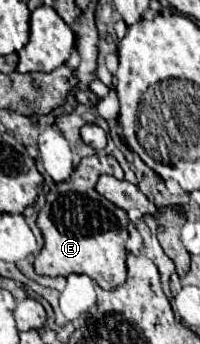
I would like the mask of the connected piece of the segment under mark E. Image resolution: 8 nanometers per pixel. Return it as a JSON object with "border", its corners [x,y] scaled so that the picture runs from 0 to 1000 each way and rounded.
{"border":[[[460,451],[400,462],[340,526],[270,538],[240,555],[230,590],[190,619],[190,660],[220,683],[220,718],[170,759],[190,799],[440,799],[540,846],[630,817],[630,701],[650,642],[620,608],[590,608],[480,555],[480,526],[510,503],[620,520],[610,491],[560,451]]]}

